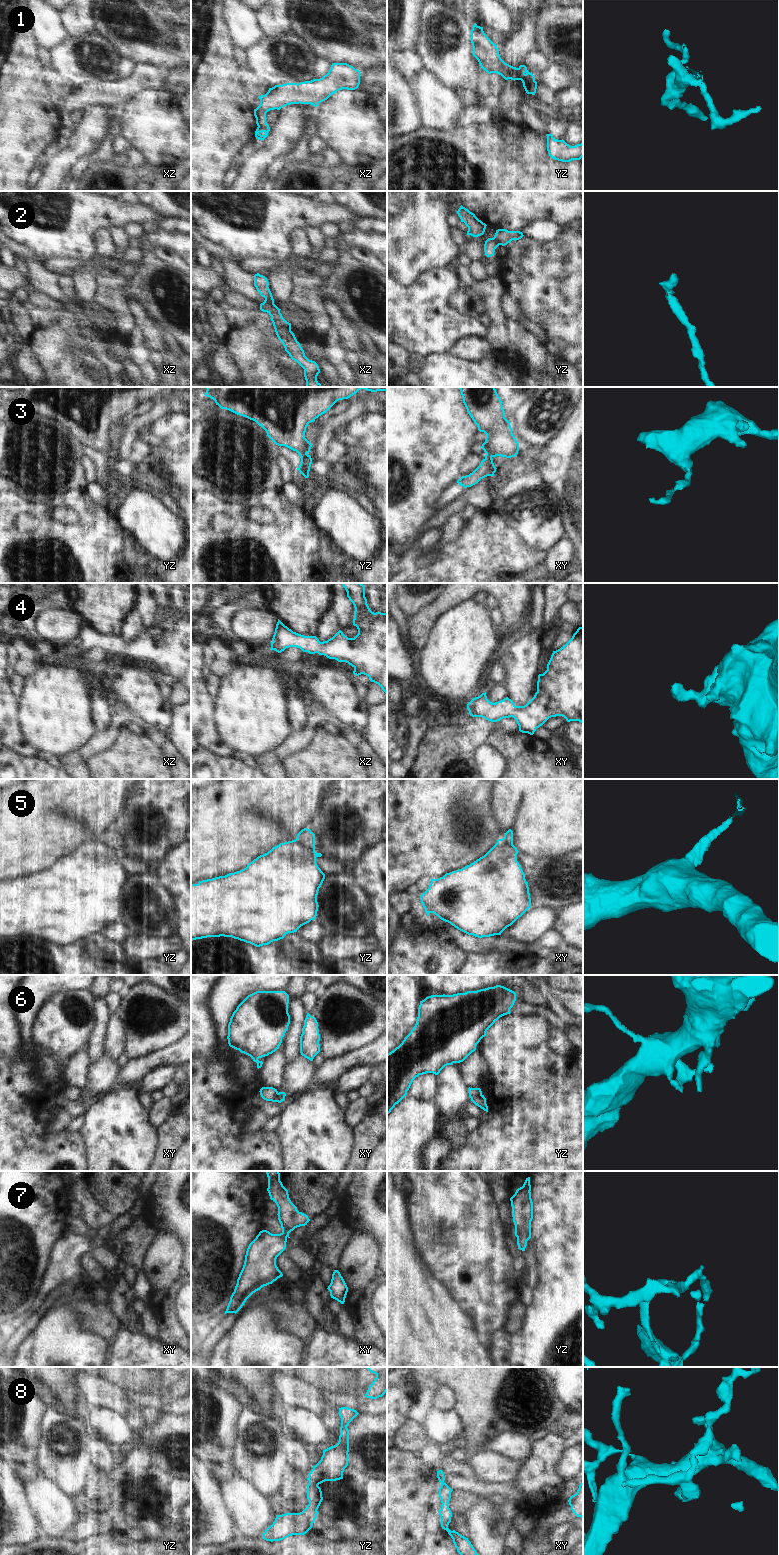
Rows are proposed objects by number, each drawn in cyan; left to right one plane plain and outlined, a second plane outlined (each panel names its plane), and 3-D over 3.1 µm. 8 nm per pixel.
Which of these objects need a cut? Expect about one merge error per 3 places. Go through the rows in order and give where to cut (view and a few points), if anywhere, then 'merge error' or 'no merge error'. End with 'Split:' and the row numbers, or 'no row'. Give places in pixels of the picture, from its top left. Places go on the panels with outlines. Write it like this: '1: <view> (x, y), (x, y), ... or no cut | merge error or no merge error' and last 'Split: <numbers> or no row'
1: yz (518, 68), (520, 79) | merge error
2: xz (265, 298), (273, 302) | merge error
3: yz (306, 453), (301, 458) | merge error
4: no cut | no merge error
5: yz (295, 839), (316, 856) | merge error
6: yz (481, 1094), (471, 1100) | merge error
7: no cut | no merge error
8: yz (309, 1482), (317, 1485) | merge error
Split: 1, 2, 3, 5, 6, 8

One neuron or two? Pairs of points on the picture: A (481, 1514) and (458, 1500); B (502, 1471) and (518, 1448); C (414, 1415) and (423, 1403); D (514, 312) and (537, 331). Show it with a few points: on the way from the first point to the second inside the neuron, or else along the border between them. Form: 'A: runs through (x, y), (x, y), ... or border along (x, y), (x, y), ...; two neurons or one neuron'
A: border along (480, 1498), (462, 1514); two neurons
B: border along (488, 1451), (501, 1454), (512, 1460), (522, 1461); two neurons
C: runs through (416, 1412), (420, 1406); one neuron
D: runs through (520, 318), (531, 326); one neuron

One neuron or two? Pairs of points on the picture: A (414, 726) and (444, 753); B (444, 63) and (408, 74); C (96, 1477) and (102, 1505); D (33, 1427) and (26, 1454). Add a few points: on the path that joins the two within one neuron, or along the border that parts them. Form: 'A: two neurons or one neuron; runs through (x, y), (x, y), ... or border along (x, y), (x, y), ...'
A: two neurons; border along (429, 723), (413, 756)
B: two neurons; border along (414, 51), (425, 67)
C: one neuron; runs through (98, 1484), (99, 1498)
D: one neuron; runs through (28, 1434), (28, 1447)

